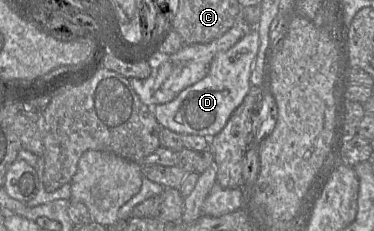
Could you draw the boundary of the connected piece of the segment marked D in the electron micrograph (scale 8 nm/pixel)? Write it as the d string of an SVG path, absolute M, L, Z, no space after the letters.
M253 27L231 48L214 57L209 72L202 80L182 90L172 101L158 104L153 108L154 116L161 127L180 135L201 135L212 138L218 134L251 88L252 65L258 49L259 32L257 27Z

